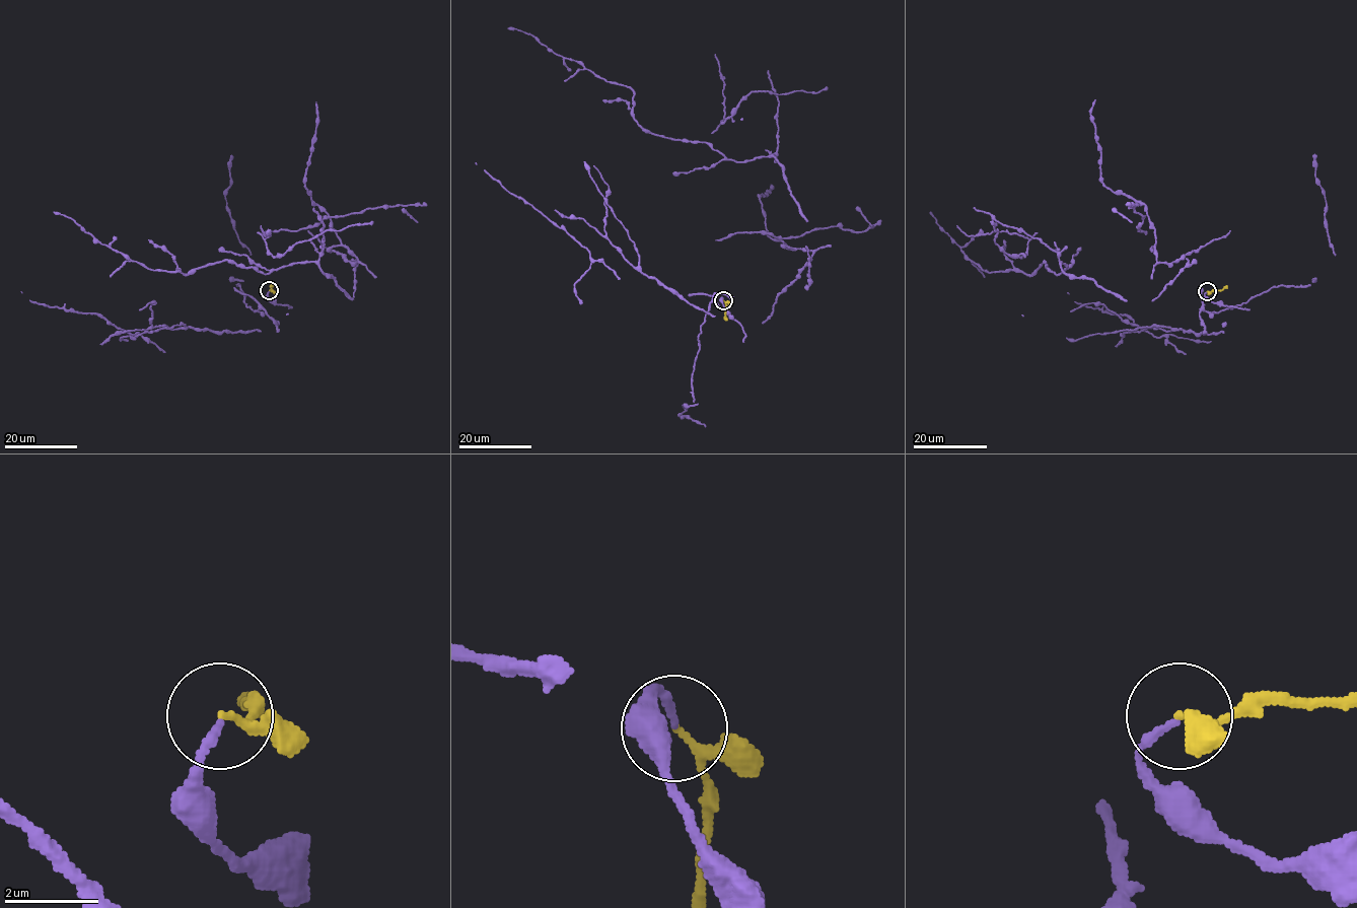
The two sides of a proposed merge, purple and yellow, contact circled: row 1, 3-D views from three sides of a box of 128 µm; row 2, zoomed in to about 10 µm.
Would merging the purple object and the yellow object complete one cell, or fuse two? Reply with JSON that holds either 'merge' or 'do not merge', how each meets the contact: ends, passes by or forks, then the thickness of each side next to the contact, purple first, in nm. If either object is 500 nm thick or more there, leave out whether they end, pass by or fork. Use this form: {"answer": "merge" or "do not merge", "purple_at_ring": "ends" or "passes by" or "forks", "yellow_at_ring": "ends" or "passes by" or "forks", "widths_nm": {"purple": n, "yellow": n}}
{"answer": "merge", "purple_at_ring": "ends", "yellow_at_ring": "passes by", "widths_nm": {"purple": 160, "yellow": 130}}

